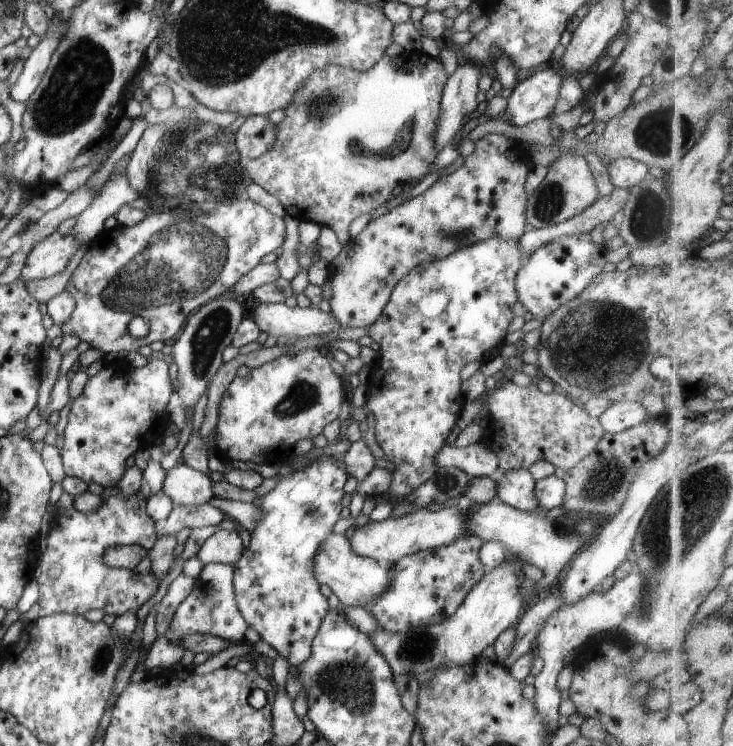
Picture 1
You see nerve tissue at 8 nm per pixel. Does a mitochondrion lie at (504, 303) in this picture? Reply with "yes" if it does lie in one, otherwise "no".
no

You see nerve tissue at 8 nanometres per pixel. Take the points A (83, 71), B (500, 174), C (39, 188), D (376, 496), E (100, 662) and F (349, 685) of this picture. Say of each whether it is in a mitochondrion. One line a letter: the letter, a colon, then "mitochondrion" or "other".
A: mitochondrion
B: other
C: other
D: other
E: mitochondrion
F: mitochondrion

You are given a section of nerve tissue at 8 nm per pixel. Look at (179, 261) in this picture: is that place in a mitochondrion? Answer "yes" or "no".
yes

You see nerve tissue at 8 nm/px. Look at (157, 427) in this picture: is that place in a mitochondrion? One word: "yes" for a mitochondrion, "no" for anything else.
no

